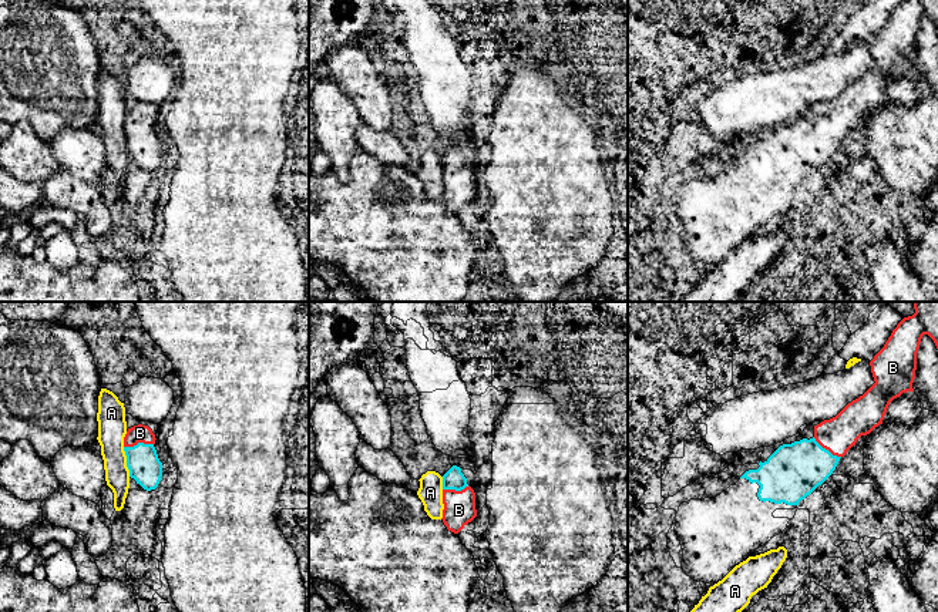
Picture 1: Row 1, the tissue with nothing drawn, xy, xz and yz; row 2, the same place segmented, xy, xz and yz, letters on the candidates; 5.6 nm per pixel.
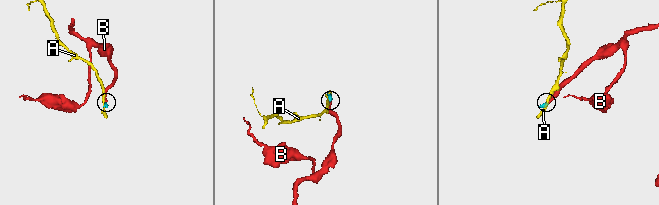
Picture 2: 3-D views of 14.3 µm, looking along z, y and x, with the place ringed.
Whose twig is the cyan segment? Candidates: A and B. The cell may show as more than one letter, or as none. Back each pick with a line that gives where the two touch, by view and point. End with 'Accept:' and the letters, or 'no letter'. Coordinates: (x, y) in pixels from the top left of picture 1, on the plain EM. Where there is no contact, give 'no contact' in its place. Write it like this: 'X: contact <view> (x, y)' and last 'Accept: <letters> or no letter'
B: contact xy (138, 124)
Accept: B

